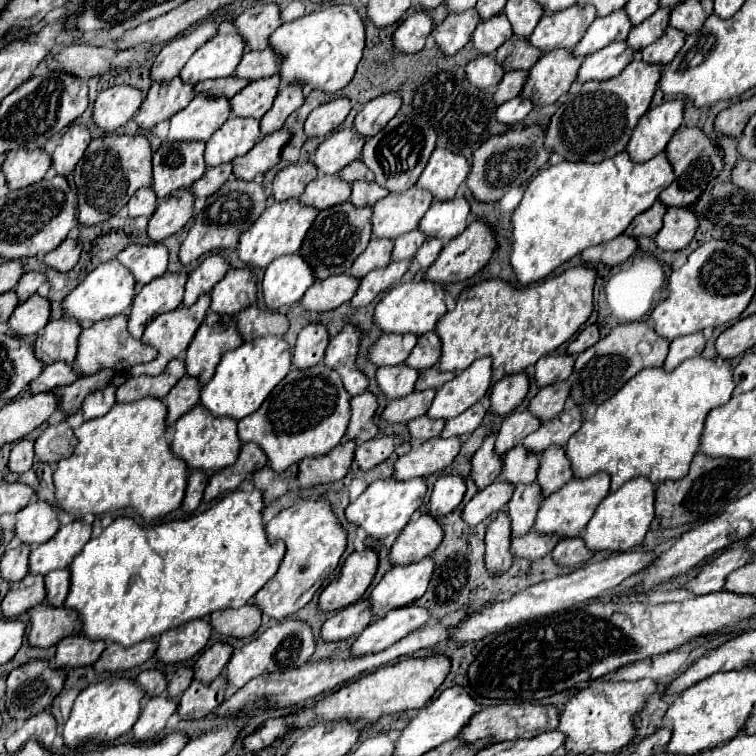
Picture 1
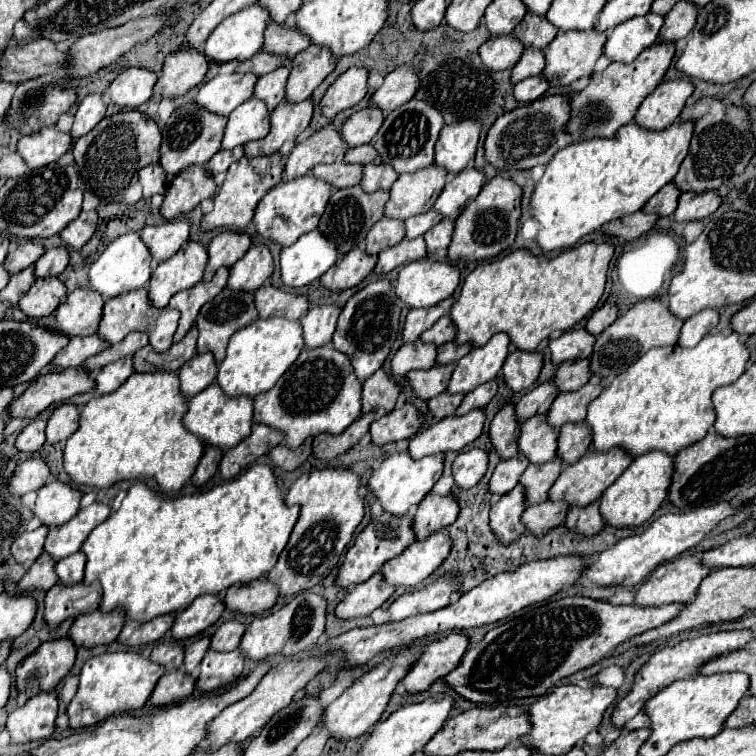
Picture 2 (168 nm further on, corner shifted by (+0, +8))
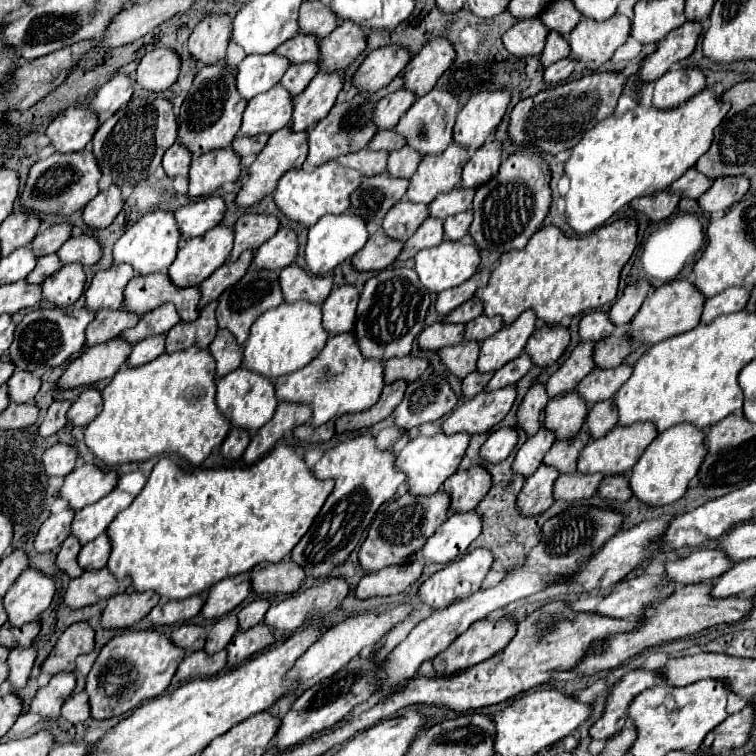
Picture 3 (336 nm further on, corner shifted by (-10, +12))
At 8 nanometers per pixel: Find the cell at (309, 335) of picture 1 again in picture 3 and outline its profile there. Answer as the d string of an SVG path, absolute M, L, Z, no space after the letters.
M356 286L334 288L322 304L322 324L330 336L352 330L356 318L358 290Z

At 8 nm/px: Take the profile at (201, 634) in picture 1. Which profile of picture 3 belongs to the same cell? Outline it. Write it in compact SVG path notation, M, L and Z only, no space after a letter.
M238 574L232 578L220 580L214 584L214 588L210 588L200 614L206 620L220 618L220 616L232 612L248 596L248 592L250 592L250 576L248 574Z

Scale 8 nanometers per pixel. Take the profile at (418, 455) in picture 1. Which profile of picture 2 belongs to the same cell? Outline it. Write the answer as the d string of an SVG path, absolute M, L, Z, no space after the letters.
M482 408L470 410L462 416L446 416L418 432L410 440L408 452L412 458L418 460L436 452L462 450L482 434L484 420L486 414Z

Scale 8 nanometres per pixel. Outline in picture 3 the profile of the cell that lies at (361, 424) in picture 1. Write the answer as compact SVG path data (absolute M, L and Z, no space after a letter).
M392 358L384 362L384 384L392 384L396 380L406 380L408 384L418 380L422 372L428 368L428 360L424 358Z

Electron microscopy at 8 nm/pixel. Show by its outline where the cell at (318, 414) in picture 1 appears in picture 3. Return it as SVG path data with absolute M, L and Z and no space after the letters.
M348 332L330 336L322 352L310 364L306 364L298 372L274 380L274 388L276 388L276 398L280 402L296 402L310 406L312 408L310 426L318 428L332 418L344 414L358 414L362 410L372 408L378 402L384 388L382 374L384 374L384 364L378 360L366 360L358 350L352 332Z

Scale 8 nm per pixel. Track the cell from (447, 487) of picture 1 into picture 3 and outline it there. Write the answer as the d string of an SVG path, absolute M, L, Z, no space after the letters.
M500 428L500 430L492 432L488 436L488 440L482 444L480 458L486 464L494 464L494 462L498 464L498 462L508 458L508 454L512 452L516 440L518 440L518 436L516 436L514 428Z

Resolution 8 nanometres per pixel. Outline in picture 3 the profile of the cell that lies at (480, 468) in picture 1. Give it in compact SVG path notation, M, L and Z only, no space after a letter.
M534 384L524 400L520 402L518 406L518 412L516 412L516 420L518 420L518 428L522 428L526 432L526 436L534 436L542 422L544 422L544 408L548 404L548 394L546 394L546 388L544 384Z

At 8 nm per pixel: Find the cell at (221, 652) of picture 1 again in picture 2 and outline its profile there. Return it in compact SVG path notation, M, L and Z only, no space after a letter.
M230 620L230 622L224 622L216 634L212 636L212 644L210 644L210 650L218 650L218 652L230 652L230 650L236 650L240 640L242 640L242 634L244 634L246 626L242 622L236 622L236 620Z

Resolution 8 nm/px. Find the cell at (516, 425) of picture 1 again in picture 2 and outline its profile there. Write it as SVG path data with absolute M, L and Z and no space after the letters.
M552 380L542 382L536 388L532 388L528 394L524 394L516 402L518 422L524 422L524 420L528 420L530 416L536 416L536 414L544 414L552 406L552 402L558 394L560 394L560 390Z

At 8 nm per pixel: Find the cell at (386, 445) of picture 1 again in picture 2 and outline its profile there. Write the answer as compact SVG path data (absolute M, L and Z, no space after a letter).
M406 402L400 408L394 408L392 412L374 420L374 424L370 426L370 436L374 444L382 446L388 442L412 438L422 424L424 424L424 416L418 412L414 404Z

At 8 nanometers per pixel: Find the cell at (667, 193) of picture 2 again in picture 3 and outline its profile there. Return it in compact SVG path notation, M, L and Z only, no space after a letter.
M690 168L690 172L686 172L682 178L678 178L676 184L672 184L668 190L672 194L678 194L680 198L692 198L692 200L696 200L710 186L712 186L712 180L710 178L706 178L704 174L696 172L694 168Z

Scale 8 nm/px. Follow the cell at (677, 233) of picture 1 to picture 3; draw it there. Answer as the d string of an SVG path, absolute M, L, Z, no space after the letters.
M746 176L716 178L714 184L698 198L698 206L704 212L728 210L732 204L736 204L746 194L748 186L750 186L750 182Z

